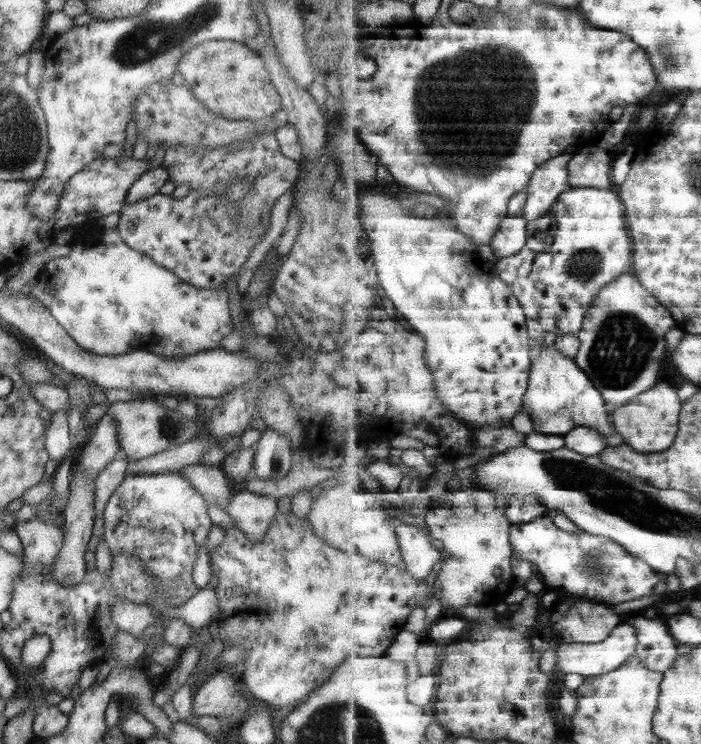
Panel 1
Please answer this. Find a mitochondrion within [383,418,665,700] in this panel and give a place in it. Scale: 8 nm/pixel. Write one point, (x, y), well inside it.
(597, 567)

